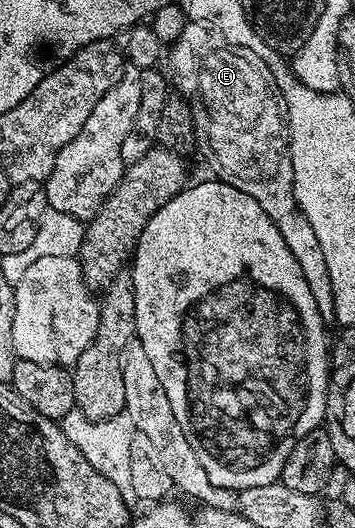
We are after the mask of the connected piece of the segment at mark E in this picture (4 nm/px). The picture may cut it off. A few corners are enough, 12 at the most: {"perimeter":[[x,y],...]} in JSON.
{"perimeter":[[185,23],[171,83],[217,177],[258,202],[325,322],[334,286],[292,189],[270,66]]}

